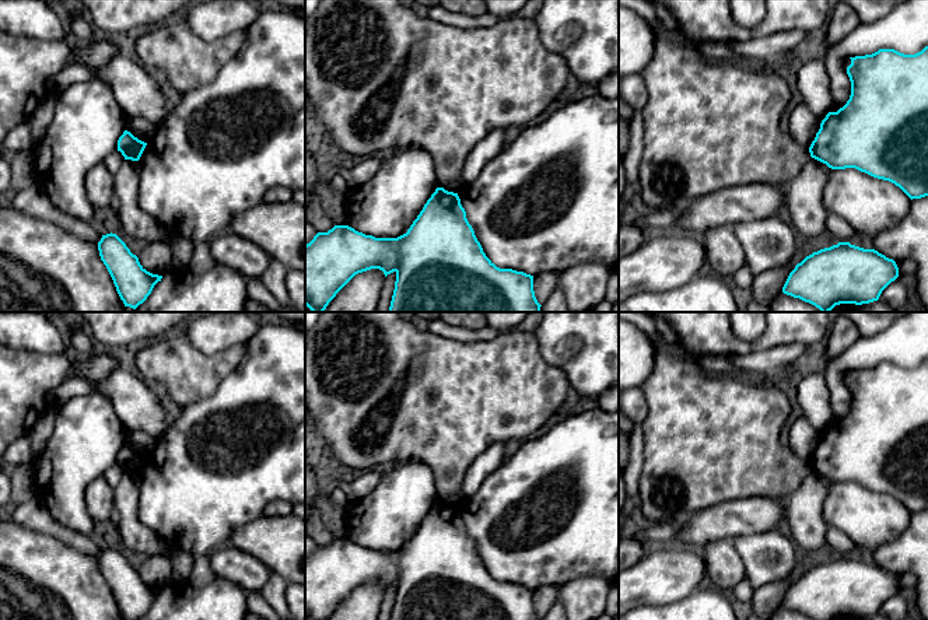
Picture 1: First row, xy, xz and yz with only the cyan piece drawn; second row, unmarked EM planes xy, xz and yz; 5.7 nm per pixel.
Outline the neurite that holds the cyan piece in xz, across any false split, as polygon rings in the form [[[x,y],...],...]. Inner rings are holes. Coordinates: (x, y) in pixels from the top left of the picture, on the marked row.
[[[437,188],[431,197],[424,204],[423,210],[413,221],[406,234],[398,238],[375,238],[356,231],[349,225],[335,225],[328,232],[318,232],[314,239],[305,245],[305,305],[312,312],[323,312],[336,294],[358,273],[379,269],[385,277],[391,273],[396,273],[395,290],[388,312],[540,312],[540,304],[537,302],[533,291],[533,276],[512,269],[497,267],[483,252],[480,242],[477,241],[472,225],[466,218],[466,211],[461,204],[458,193],[448,192],[444,188]]]

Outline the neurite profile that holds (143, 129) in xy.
[[[127,116],[126,130],[139,140],[148,143],[154,136],[157,125],[141,116]]]

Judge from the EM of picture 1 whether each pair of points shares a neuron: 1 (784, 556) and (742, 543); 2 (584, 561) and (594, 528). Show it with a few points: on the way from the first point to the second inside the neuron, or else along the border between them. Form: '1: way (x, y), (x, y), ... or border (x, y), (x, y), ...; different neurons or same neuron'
1: way (774, 556), (766, 556), (752, 549); same neuron
2: way (584, 553), (585, 536); same neuron

